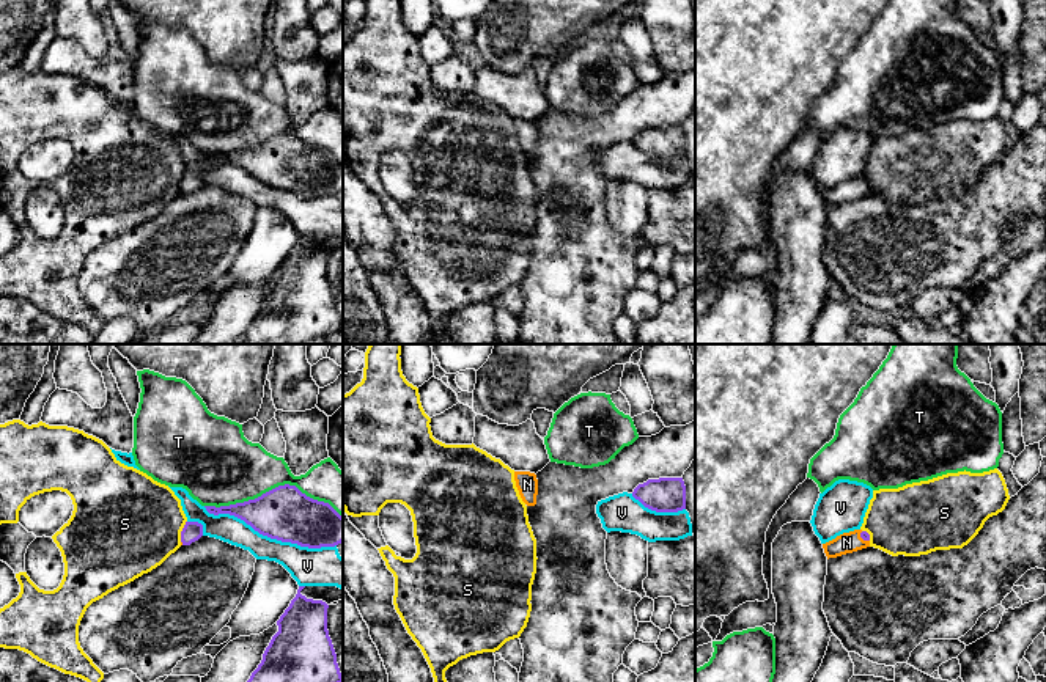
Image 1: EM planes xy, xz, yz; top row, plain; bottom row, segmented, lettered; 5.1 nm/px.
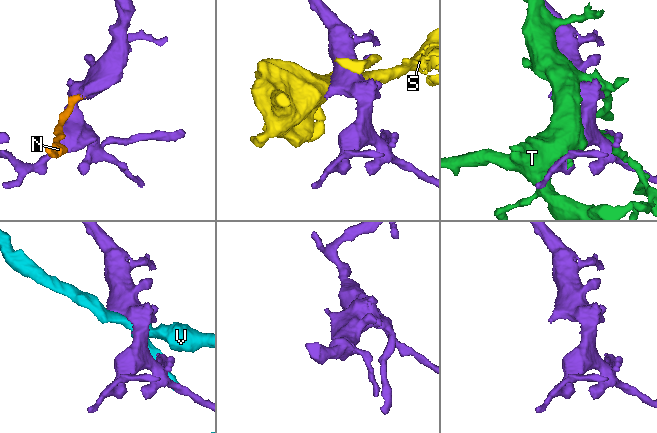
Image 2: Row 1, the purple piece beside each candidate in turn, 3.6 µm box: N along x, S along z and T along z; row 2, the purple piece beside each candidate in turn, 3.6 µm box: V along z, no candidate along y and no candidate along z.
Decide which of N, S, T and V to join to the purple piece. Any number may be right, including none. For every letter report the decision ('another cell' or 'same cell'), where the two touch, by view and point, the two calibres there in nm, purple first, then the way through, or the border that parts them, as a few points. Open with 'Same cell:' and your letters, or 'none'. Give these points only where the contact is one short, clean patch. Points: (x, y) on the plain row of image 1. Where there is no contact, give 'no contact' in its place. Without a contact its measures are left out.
Same cell: N
N: same cell; meets purple in yz at (862, 186); 50 nm thick on the purple side, 110 nm on the other; runs through yz (864, 183), (862, 186), (847, 190)
S: another cell; meets purple in xy at (181, 179); 100 nm thick on the purple side, 480 nm on the other
T: another cell; meets purple in xy at (274, 137); 280 nm thick on the purple side, 340 nm on the other
V: another cell; meets purple in xy at (269, 184); 280 nm thick on the purple side, 190 nm on the other

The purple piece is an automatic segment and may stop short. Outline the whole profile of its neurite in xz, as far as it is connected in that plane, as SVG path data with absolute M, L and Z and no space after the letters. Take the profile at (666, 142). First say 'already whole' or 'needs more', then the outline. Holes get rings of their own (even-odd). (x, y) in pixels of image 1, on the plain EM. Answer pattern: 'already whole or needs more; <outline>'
already whole; M683 126L648 127L634 137L632 145L656 160L686 157L686 134Z

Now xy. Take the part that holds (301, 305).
already whole; M299 234L296 245L277 269L278 280L272 284L263 302L263 308L245 332L245 344L304 344L316 336L329 336L343 330L337 311L337 302L327 278L327 256L322 248L307 247L300 242L305 234Z

